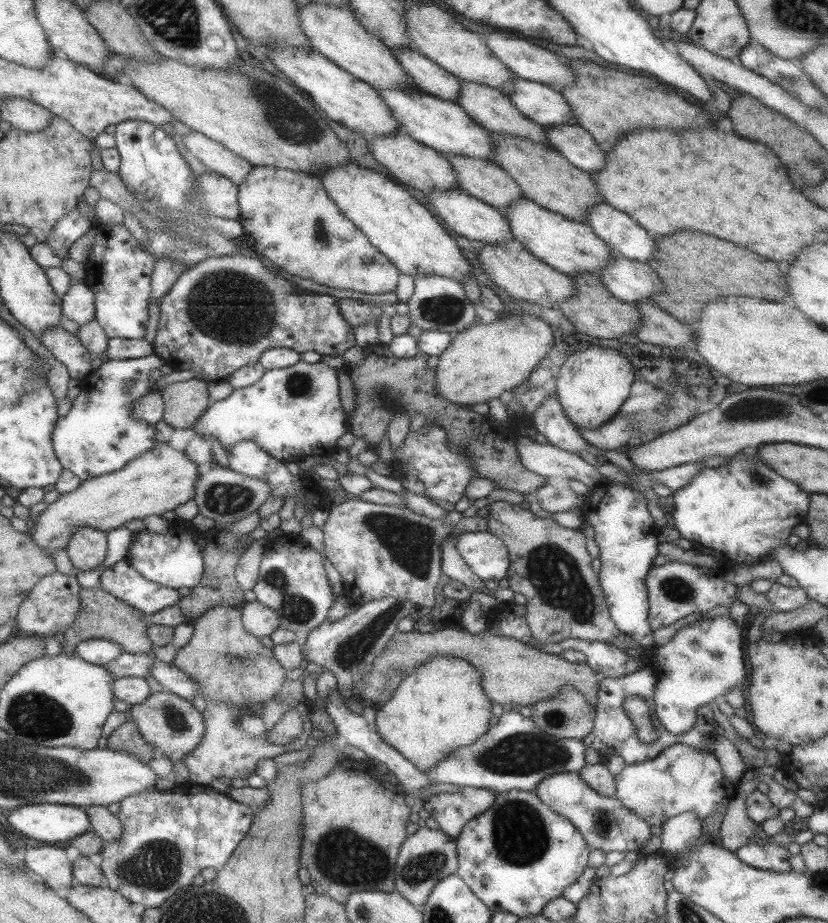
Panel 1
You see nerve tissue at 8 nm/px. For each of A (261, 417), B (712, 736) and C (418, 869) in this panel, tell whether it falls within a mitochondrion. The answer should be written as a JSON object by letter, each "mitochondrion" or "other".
{"A":"other","B":"other","C":"mitochondrion"}

